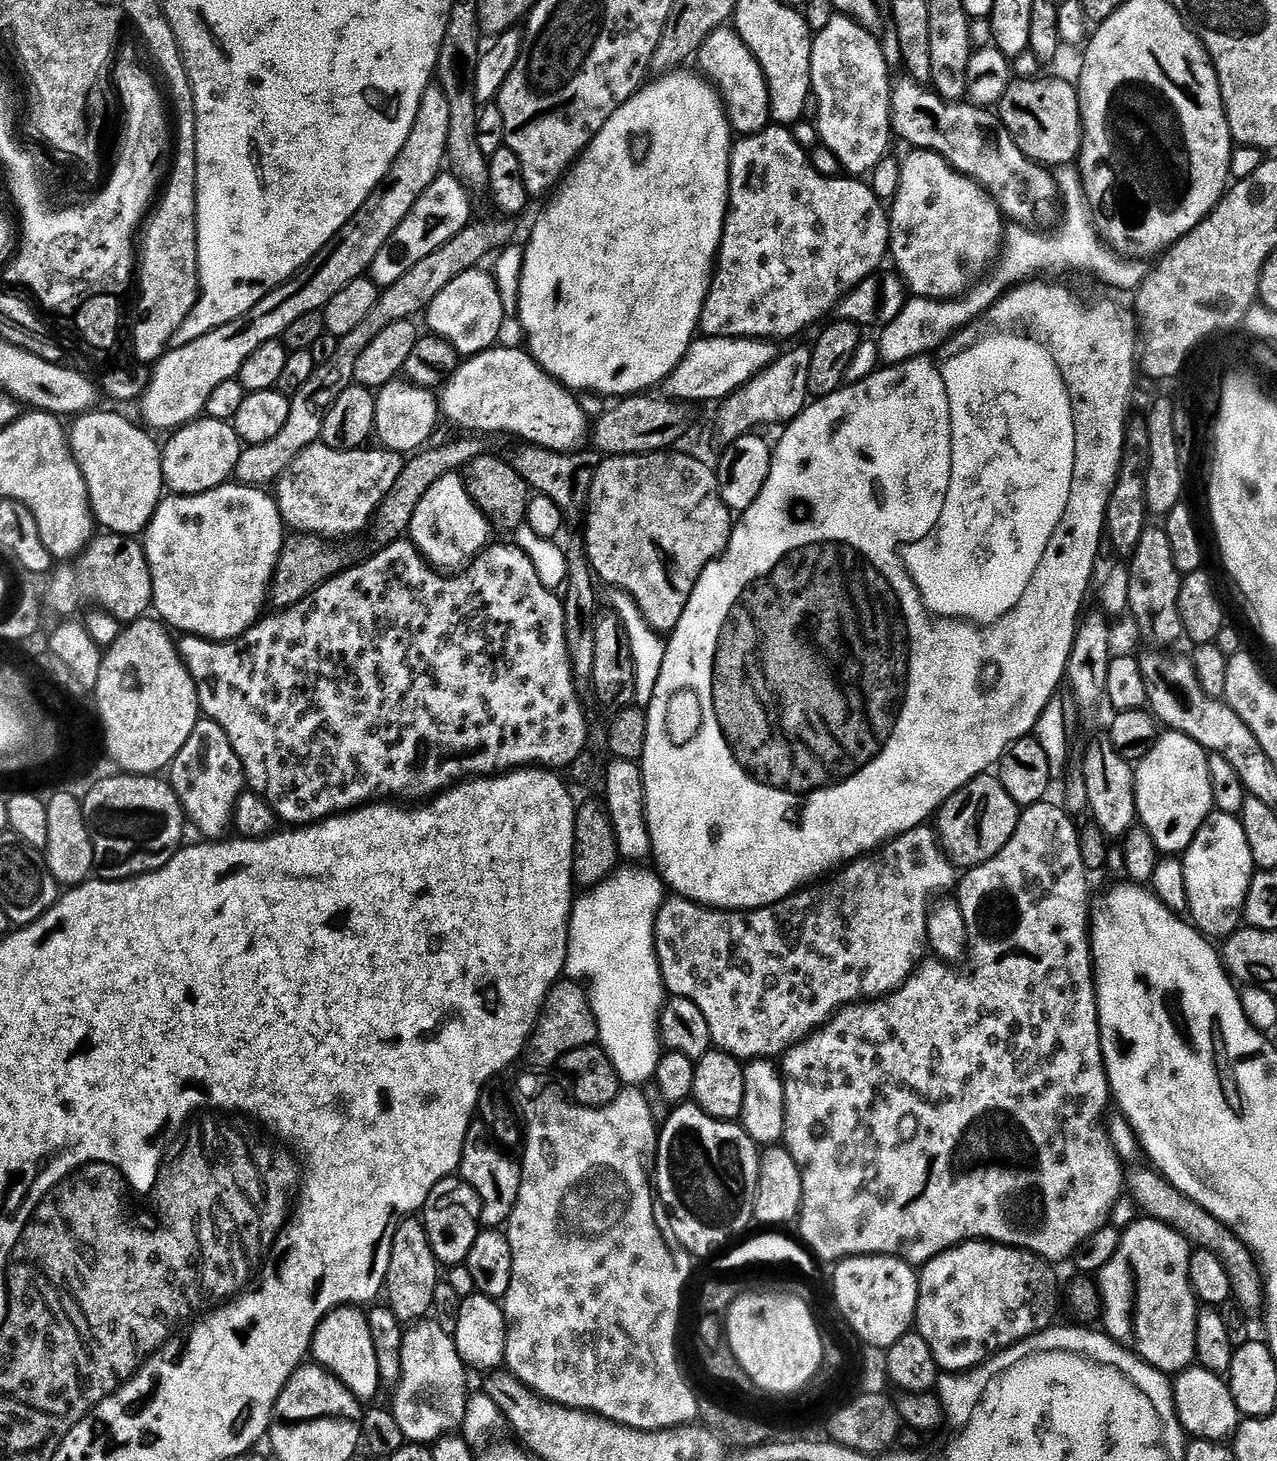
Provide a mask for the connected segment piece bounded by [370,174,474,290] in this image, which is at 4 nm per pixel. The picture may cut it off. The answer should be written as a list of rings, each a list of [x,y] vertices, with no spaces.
[[[442,174],[414,202],[414,210],[402,218],[402,226],[394,230],[394,234],[378,250],[378,258],[374,258],[370,269],[370,278],[377,288],[385,290],[394,286],[408,271],[414,269],[422,259],[429,259],[440,247],[446,246],[454,237],[473,223],[472,208],[474,201],[468,196],[467,190],[456,181],[451,174]]]

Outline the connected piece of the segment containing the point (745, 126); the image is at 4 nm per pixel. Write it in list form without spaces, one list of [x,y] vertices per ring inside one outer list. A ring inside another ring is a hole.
[[[725,26],[710,34],[710,38],[706,38],[706,42],[700,47],[698,60],[708,68],[716,68],[715,87],[724,97],[728,119],[732,121],[733,129],[741,137],[757,136],[769,127],[772,120],[772,103],[764,71],[754,54],[731,27]]]

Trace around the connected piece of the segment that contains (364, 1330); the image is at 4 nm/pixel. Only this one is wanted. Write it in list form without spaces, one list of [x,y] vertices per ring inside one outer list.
[[[333,1307],[322,1323],[316,1327],[311,1355],[317,1365],[333,1373],[336,1379],[361,1402],[374,1399],[379,1394],[380,1388],[382,1389],[378,1354],[374,1338],[370,1334],[370,1322],[363,1311],[360,1313],[356,1308]]]

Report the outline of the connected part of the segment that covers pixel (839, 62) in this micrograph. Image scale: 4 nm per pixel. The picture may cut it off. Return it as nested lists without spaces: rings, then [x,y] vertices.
[[[839,14],[833,15],[830,26],[826,26],[826,30],[815,33],[812,41],[812,91],[815,99],[820,99],[820,136],[824,139],[821,141],[823,147],[829,148],[840,159],[840,167],[849,177],[860,178],[863,177],[863,172],[871,173],[884,157],[889,155],[891,148],[888,147],[891,146],[892,140],[894,141],[892,130],[892,85],[894,80],[888,75],[890,75],[890,69],[887,66],[886,58],[883,56],[881,41],[850,17]]]

